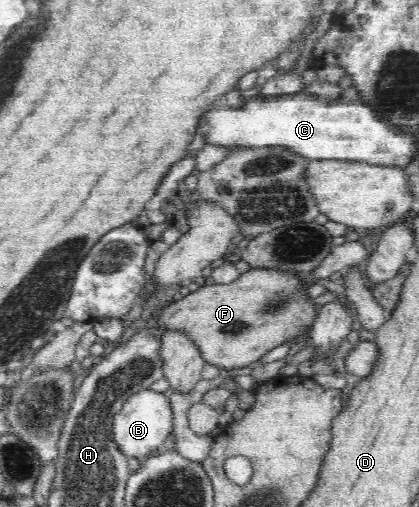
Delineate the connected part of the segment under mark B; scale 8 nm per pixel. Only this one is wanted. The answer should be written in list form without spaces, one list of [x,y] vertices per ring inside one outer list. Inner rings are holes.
[[[151,389],[139,391],[126,400],[123,408],[112,421],[113,439],[116,446],[127,457],[143,460],[156,450],[174,431],[174,414],[168,400],[168,394],[157,393]]]

